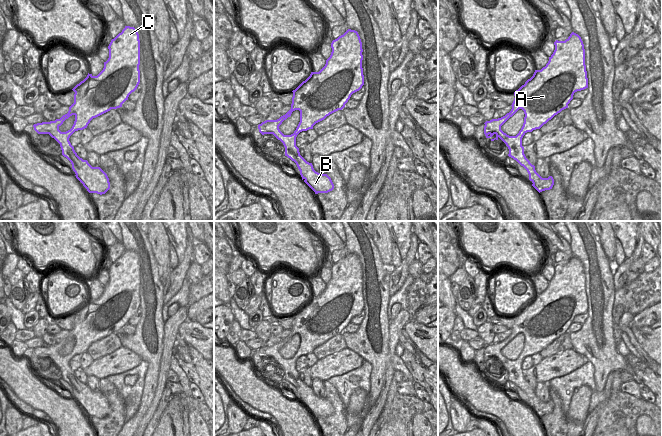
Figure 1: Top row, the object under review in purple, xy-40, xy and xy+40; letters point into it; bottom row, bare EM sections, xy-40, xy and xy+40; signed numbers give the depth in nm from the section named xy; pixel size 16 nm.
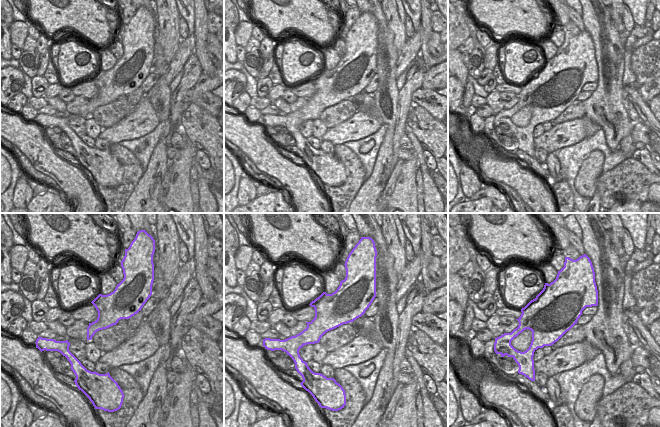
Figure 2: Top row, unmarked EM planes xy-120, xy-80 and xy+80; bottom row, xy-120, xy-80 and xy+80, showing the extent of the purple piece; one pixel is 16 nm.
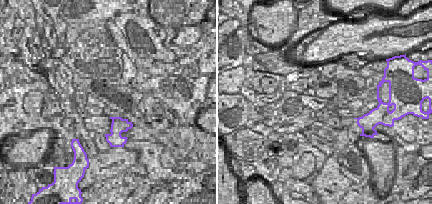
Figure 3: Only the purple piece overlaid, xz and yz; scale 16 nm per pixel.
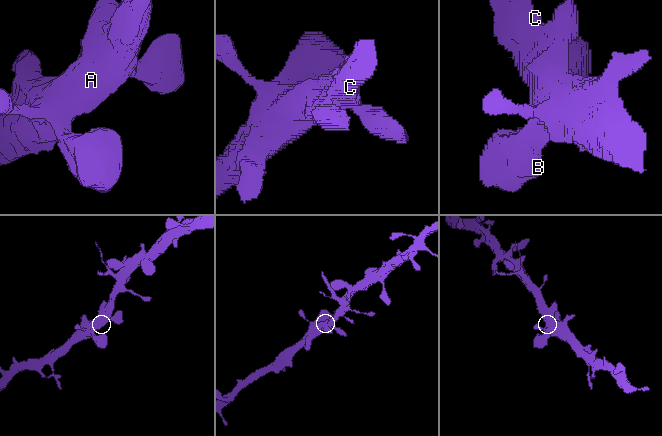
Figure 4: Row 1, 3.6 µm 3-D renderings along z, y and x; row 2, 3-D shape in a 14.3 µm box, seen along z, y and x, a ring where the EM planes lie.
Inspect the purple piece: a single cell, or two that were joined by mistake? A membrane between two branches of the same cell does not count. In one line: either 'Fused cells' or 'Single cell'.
Single cell

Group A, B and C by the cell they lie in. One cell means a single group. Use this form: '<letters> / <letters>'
A B C

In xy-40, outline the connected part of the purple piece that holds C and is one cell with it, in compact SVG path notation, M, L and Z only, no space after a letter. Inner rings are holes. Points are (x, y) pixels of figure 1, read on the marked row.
M125 26L122 32L111 40L108 49L109 58L104 62L103 70L97 76L88 73L87 77L72 89L75 92L74 103L69 107L68 113L55 121L33 125L38 134L49 134L60 144L62 155L71 162L76 178L87 191L100 195L105 194L110 189L107 174L100 167L92 167L87 160L80 158L71 145L69 138L75 131L87 128L93 118L111 109L122 107L122 104L128 100L129 95L137 89L140 83L140 40L138 31L134 27ZM72 115L75 116L72 128L66 132L61 132L59 127Z

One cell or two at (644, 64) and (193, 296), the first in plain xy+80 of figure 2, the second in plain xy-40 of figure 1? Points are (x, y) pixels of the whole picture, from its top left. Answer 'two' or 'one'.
one

